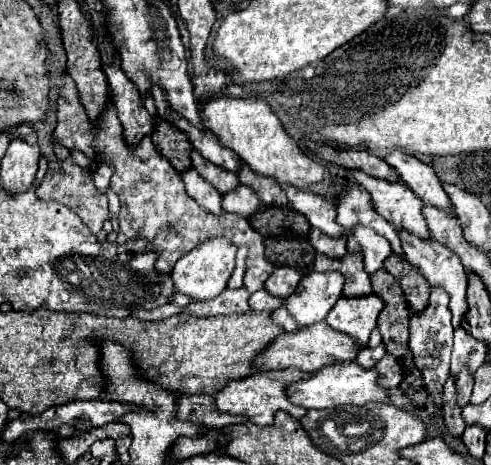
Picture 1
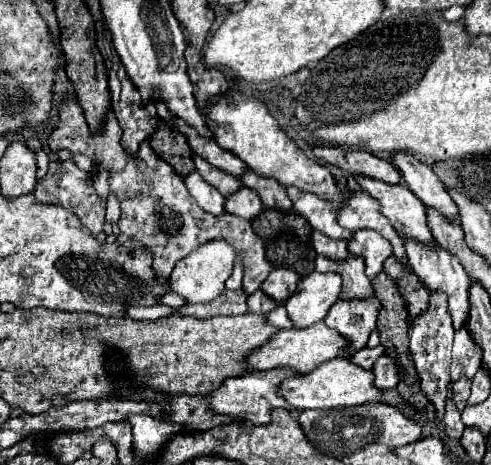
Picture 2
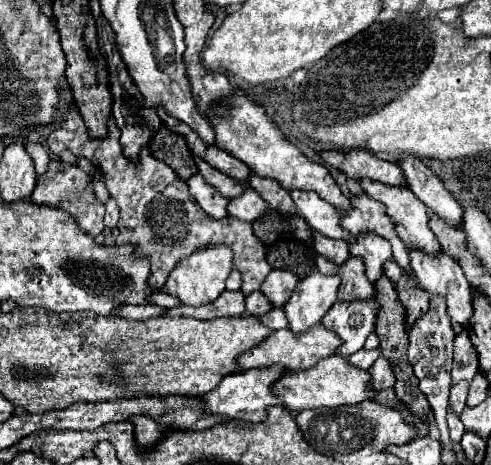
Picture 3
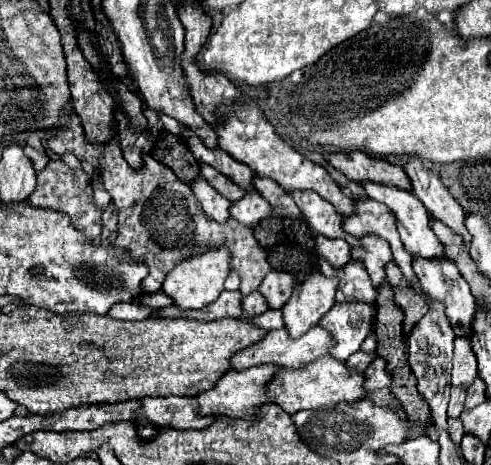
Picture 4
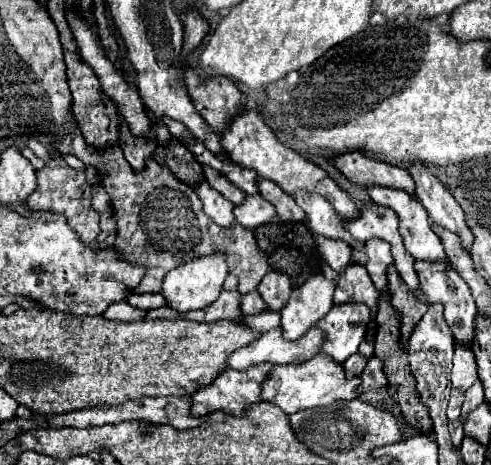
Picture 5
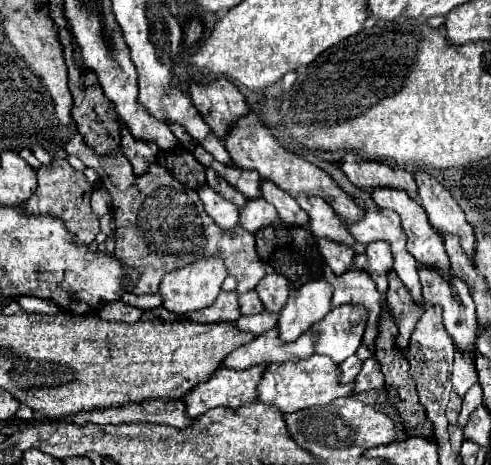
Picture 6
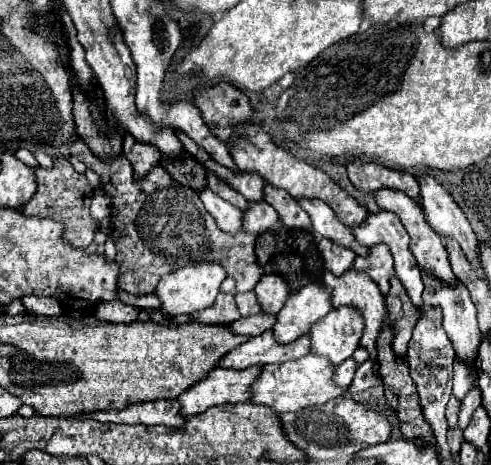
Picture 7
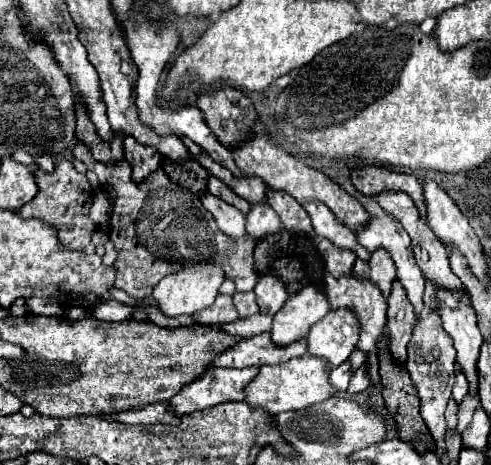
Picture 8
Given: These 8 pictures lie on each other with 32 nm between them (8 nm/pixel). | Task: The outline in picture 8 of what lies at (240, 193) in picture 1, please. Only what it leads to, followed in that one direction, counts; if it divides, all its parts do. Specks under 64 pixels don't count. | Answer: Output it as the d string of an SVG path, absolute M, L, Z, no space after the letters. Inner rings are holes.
M260 204L260 206L252 206L250 214L246 216L246 228L252 238L260 240L278 234L282 230L282 224L276 212L268 204Z

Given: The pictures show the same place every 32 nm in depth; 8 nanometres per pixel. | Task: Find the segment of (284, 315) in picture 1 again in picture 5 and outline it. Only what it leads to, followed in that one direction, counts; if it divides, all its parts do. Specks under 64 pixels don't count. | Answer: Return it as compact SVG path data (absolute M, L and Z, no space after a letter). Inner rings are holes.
M260 312L260 314L256 314L256 316L244 316L242 320L240 320L240 324L242 326L246 326L246 328L250 328L250 330L254 330L254 332L266 332L266 330L270 330L270 328L276 328L276 326L280 326L280 312Z

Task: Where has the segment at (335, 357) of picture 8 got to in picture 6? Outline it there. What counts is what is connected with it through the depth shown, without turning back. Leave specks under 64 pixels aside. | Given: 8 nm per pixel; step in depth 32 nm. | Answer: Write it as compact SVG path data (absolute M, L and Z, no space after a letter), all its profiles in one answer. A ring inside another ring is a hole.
M352 304L332 308L322 320L312 326L316 336L316 354L326 354L334 364L344 362L356 352L366 328L364 308Z

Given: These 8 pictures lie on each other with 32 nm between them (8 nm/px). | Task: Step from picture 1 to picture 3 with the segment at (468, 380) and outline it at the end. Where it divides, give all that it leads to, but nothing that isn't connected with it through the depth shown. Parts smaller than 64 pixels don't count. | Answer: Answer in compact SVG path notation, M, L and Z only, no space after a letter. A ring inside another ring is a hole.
M460 382L450 388L450 408L454 414L460 414L466 408L466 396L468 396L468 382Z

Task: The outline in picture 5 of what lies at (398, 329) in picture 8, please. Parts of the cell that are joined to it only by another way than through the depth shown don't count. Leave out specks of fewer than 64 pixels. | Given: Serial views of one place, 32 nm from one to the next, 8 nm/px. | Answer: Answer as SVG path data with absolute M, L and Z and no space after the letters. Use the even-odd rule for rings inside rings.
M388 268L388 296L392 308L400 316L400 342L406 344L412 328L424 316L428 306L422 300L416 300L416 296L412 296L408 288L404 288L404 282L398 278L396 268Z

